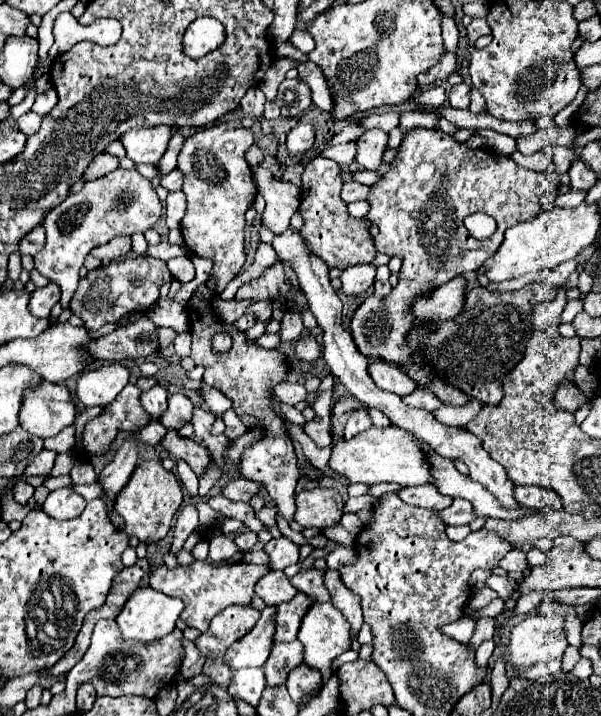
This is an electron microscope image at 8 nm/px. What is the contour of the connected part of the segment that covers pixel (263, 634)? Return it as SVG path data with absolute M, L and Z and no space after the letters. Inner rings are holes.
M268 606L262 610L256 626L238 642L234 642L232 648L228 648L224 662L232 670L246 666L262 666L272 650L272 634L274 634L274 608Z

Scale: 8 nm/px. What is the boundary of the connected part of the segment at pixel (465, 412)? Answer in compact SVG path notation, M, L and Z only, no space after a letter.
M472 399L461 407L444 405L432 412L433 416L441 423L449 426L463 427L469 423L484 407L484 403Z

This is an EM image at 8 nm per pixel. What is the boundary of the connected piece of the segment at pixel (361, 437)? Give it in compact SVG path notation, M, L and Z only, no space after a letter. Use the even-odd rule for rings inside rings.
M394 424L388 428L370 428L366 432L360 432L352 440L344 442L340 440L332 448L332 458L328 462L330 468L334 468L338 474L346 476L352 484L364 482L364 484L376 484L376 482L396 482L400 486L418 486L418 484L432 484L432 472L426 462L426 452L420 446L418 438L404 430L396 428Z

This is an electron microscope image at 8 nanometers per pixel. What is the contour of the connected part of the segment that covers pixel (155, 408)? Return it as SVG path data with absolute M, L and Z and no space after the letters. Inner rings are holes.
M154 384L150 390L142 392L140 400L142 400L142 406L146 408L146 412L150 412L152 420L156 420L166 410L166 398L168 398L166 388L160 384Z

